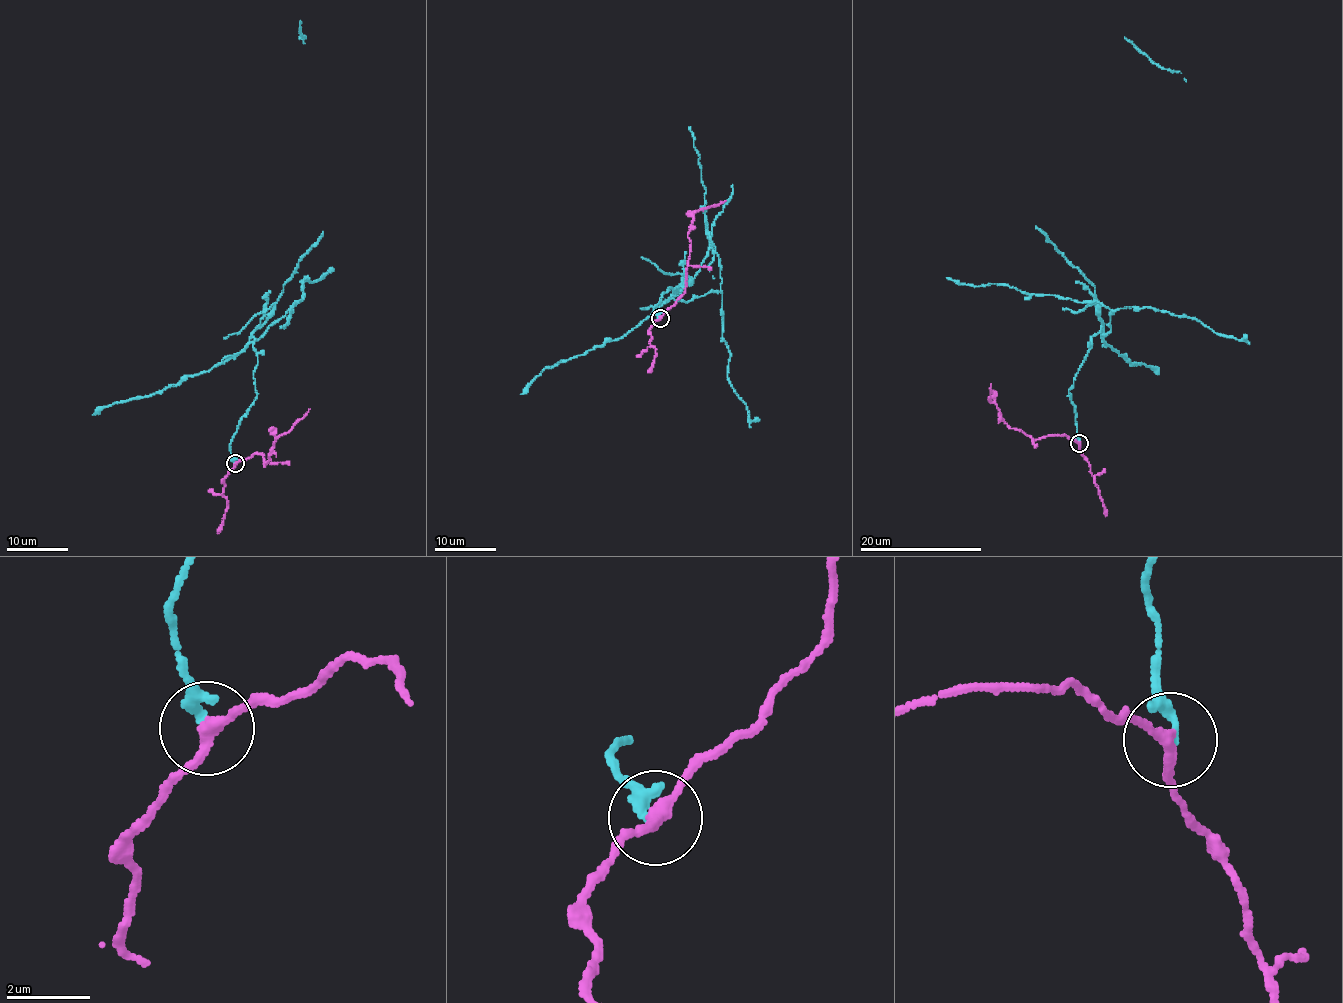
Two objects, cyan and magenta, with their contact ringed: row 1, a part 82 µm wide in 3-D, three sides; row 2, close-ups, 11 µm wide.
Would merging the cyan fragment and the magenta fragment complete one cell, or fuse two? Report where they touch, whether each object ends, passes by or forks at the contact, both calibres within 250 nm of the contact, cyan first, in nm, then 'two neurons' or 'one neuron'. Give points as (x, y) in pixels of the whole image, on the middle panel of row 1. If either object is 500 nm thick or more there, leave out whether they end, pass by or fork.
at (660, 318); cyan ends there; magenta passes by; 220 nm thick on the cyan side, 280 nm on the other; two neurons

